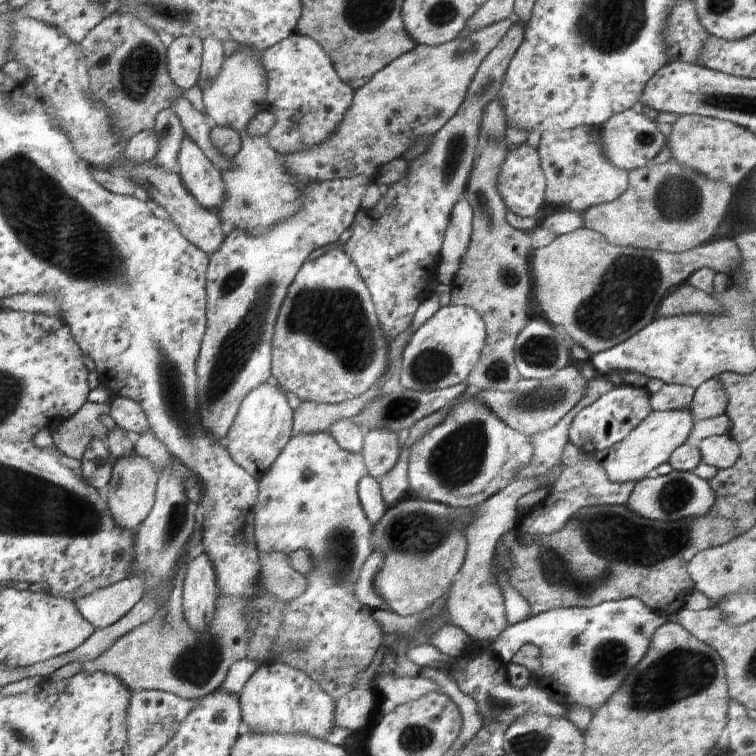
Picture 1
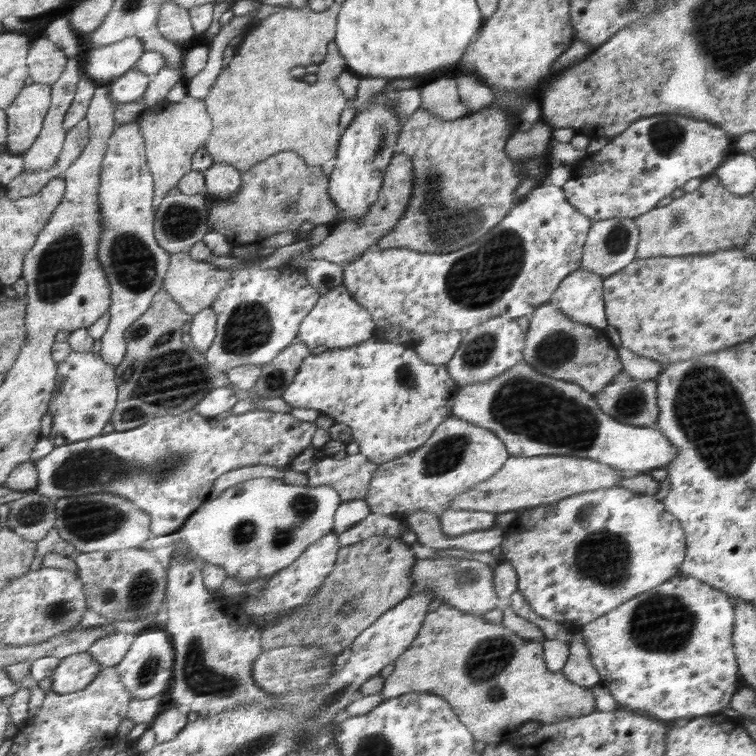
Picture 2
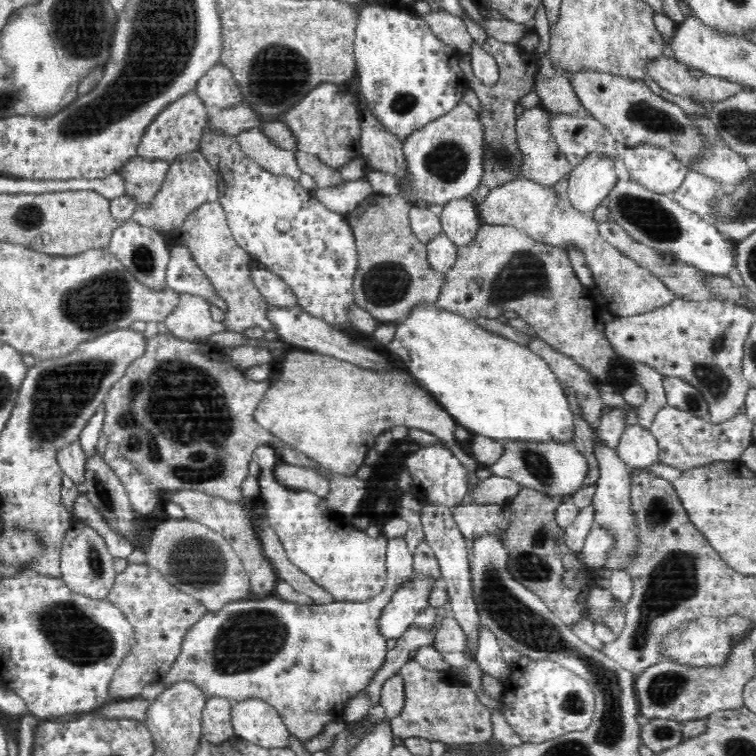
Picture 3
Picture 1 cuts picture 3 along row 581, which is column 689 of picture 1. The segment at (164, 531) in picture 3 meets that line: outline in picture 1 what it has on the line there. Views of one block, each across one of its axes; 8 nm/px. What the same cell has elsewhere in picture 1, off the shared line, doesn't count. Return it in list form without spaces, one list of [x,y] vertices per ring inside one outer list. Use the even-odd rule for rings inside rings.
[[[670,159],[664,164],[648,164],[629,171],[630,184],[627,192],[615,201],[592,206],[584,212],[584,228],[599,232],[616,246],[633,246],[639,249],[681,253],[707,243],[716,232],[722,216],[726,214],[732,190],[727,182],[712,182],[700,172]]]

